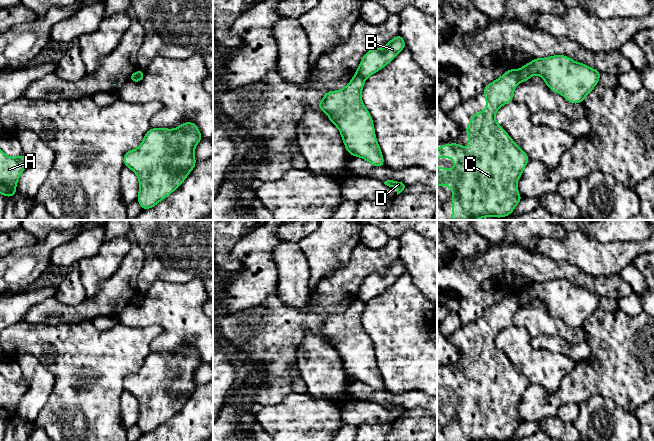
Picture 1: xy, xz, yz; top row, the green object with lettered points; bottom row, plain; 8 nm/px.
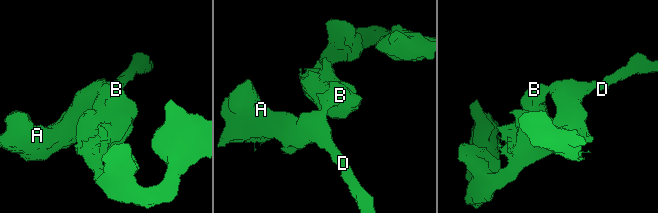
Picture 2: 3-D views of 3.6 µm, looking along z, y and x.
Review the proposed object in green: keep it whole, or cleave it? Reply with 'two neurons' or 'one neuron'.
two neurons

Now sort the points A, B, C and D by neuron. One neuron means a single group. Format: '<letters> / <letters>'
A D / B C

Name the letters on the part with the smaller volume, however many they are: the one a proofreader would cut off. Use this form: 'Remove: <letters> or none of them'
Remove: A, D

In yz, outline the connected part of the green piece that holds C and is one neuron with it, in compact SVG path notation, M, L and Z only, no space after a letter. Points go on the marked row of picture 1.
M510 69L500 78L486 85L482 95L486 97L486 110L472 115L470 123L464 129L468 133L468 152L459 143L443 144L437 149L438 158L453 158L454 169L437 167L437 185L452 188L452 218L449 220L475 220L485 217L502 218L509 216L516 205L524 199L518 194L518 179L522 175L529 156L519 148L508 133L496 122L495 115L499 108L513 101L513 92L519 83L519 70Z

